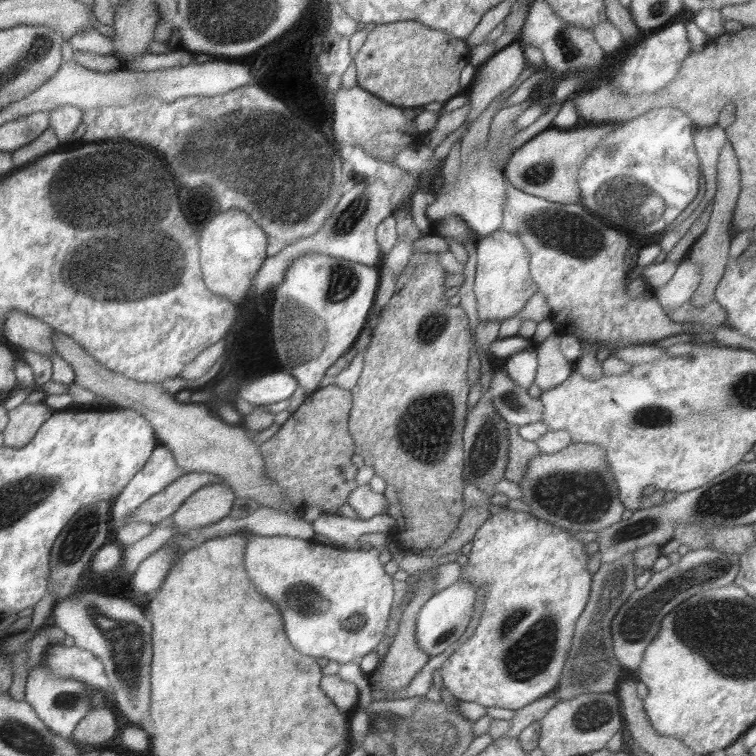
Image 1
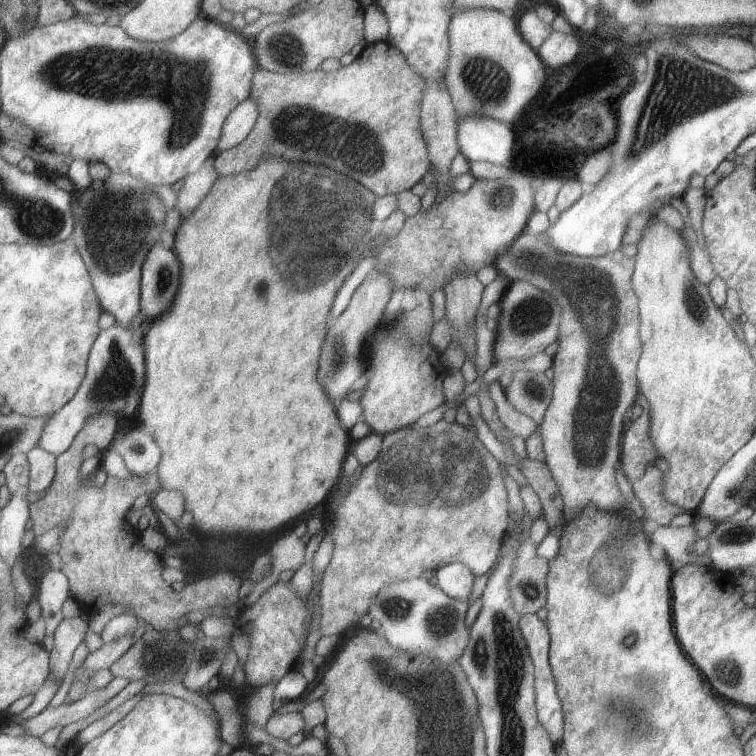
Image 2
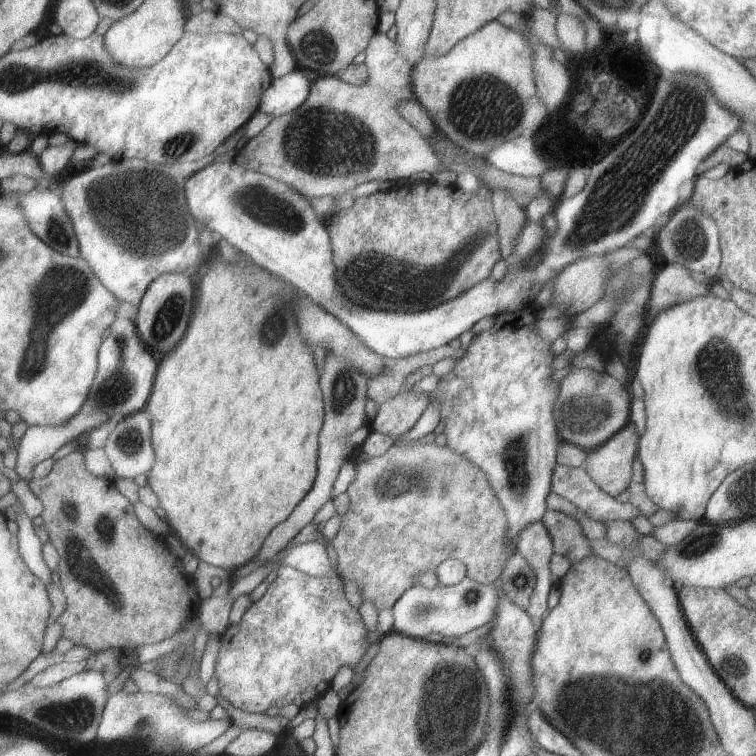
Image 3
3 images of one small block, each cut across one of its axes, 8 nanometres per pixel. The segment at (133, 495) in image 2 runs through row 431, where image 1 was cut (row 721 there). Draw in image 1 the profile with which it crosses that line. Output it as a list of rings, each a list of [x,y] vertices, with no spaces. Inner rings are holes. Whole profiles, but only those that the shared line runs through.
[[[107,706],[89,713],[73,730],[72,738],[84,744],[108,744],[109,731],[114,725],[114,715]]]

